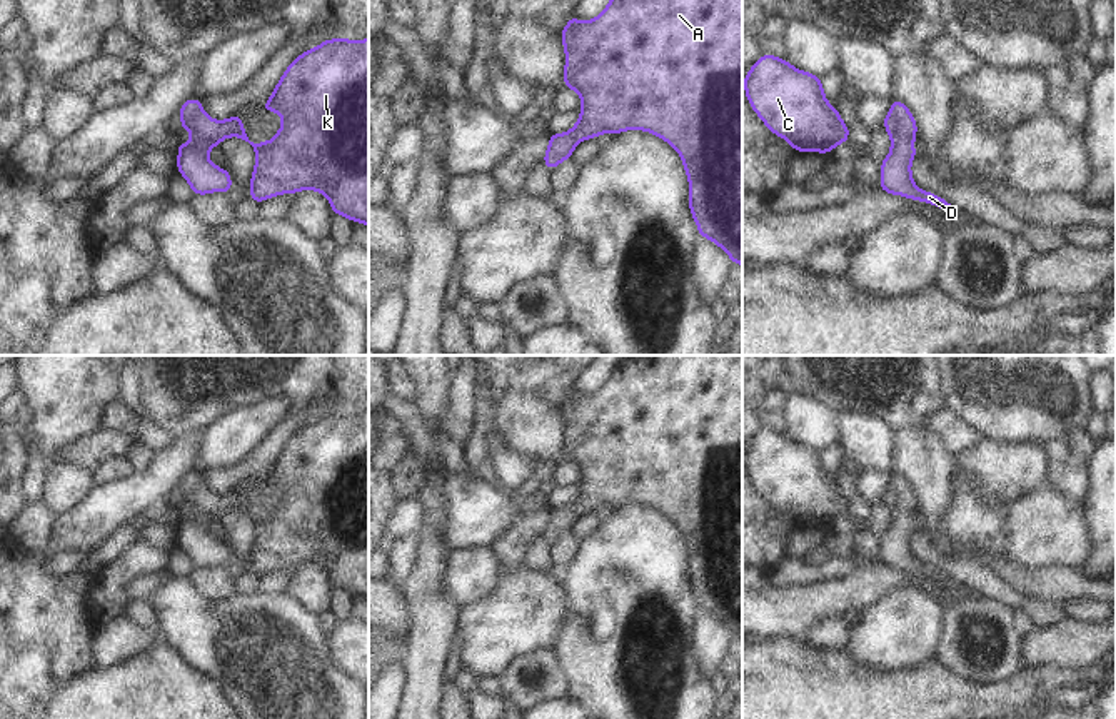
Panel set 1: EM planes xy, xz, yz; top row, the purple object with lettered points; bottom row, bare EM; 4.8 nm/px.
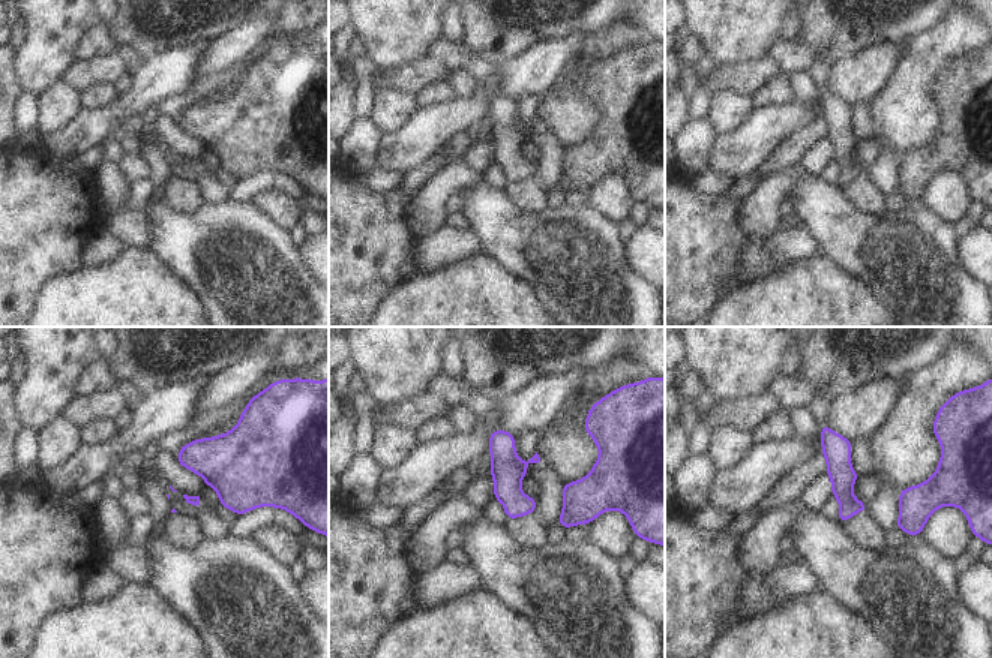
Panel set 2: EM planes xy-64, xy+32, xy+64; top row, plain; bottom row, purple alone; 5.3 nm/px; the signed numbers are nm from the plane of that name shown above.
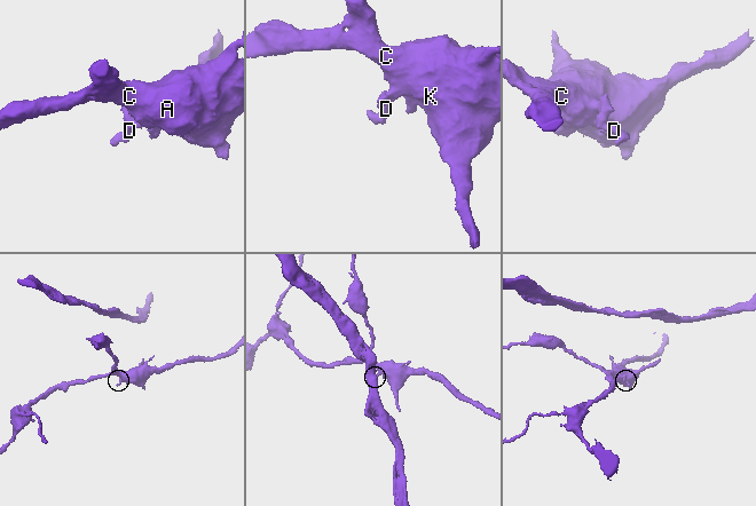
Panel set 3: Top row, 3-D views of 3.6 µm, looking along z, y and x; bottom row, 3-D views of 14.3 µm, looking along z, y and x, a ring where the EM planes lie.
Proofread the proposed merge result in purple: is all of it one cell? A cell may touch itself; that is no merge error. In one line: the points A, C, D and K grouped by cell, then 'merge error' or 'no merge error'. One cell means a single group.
A C K / D | merge error

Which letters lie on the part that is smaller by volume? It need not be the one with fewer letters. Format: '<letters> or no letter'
D

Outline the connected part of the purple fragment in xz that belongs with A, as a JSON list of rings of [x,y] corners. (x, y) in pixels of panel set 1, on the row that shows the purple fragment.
[[[609,0],[604,12],[589,22],[579,22],[574,13],[561,35],[566,50],[564,87],[577,92],[582,100],[579,120],[571,128],[576,138],[644,130],[666,140],[682,158],[689,178],[689,209],[699,237],[712,240],[732,264],[742,265],[742,0]]]

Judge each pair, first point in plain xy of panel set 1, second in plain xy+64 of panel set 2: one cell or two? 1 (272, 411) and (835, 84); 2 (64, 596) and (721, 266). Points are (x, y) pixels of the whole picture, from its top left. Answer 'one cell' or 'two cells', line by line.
1: one cell
2: one cell

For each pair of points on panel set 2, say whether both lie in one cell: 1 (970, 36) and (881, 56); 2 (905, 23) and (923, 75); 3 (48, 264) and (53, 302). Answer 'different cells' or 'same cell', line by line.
1: different cells
2: different cells
3: different cells

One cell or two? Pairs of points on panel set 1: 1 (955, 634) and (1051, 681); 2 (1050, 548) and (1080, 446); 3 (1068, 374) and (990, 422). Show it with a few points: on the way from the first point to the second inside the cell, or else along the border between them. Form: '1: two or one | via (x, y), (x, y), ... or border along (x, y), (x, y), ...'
1: two | border along (1023, 666), (1010, 678), (986, 684)
2: two | border along (1046, 482), (1070, 499), (1085, 502)
3: one | via (1048, 381), (1031, 381), (1010, 402)

